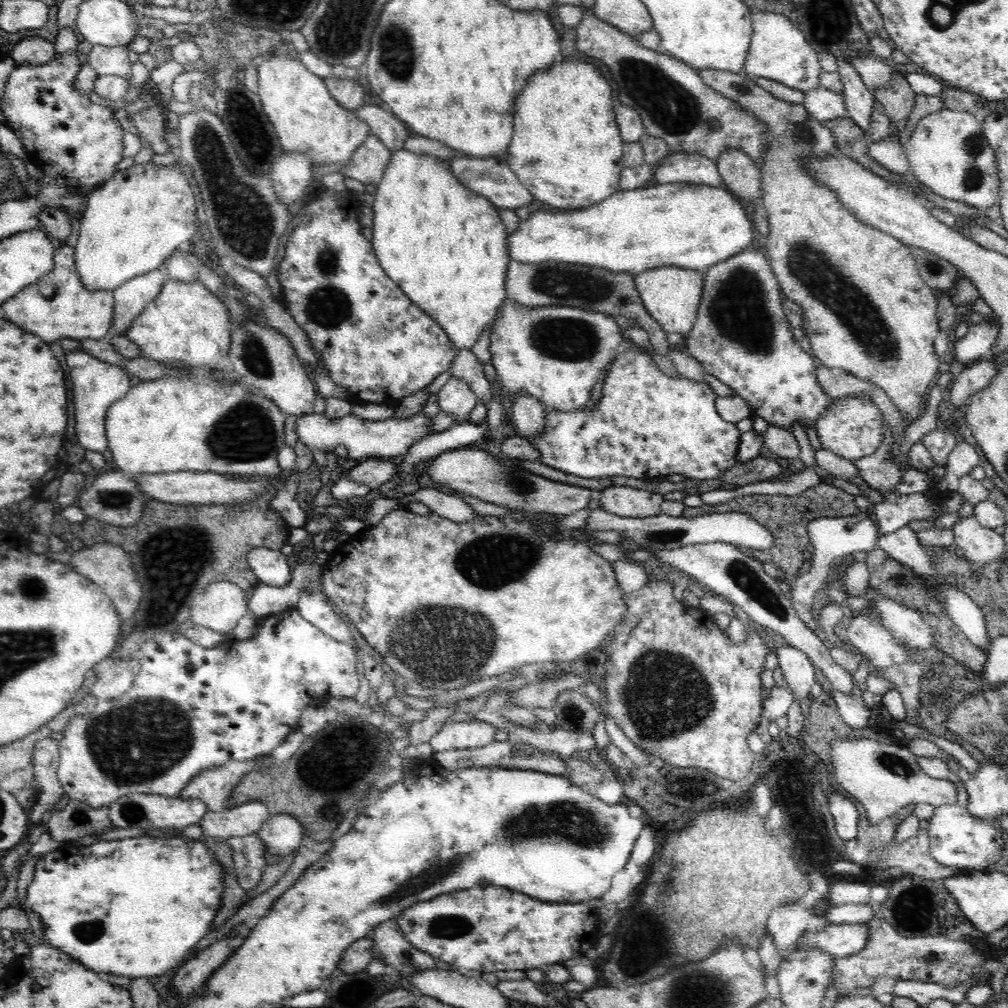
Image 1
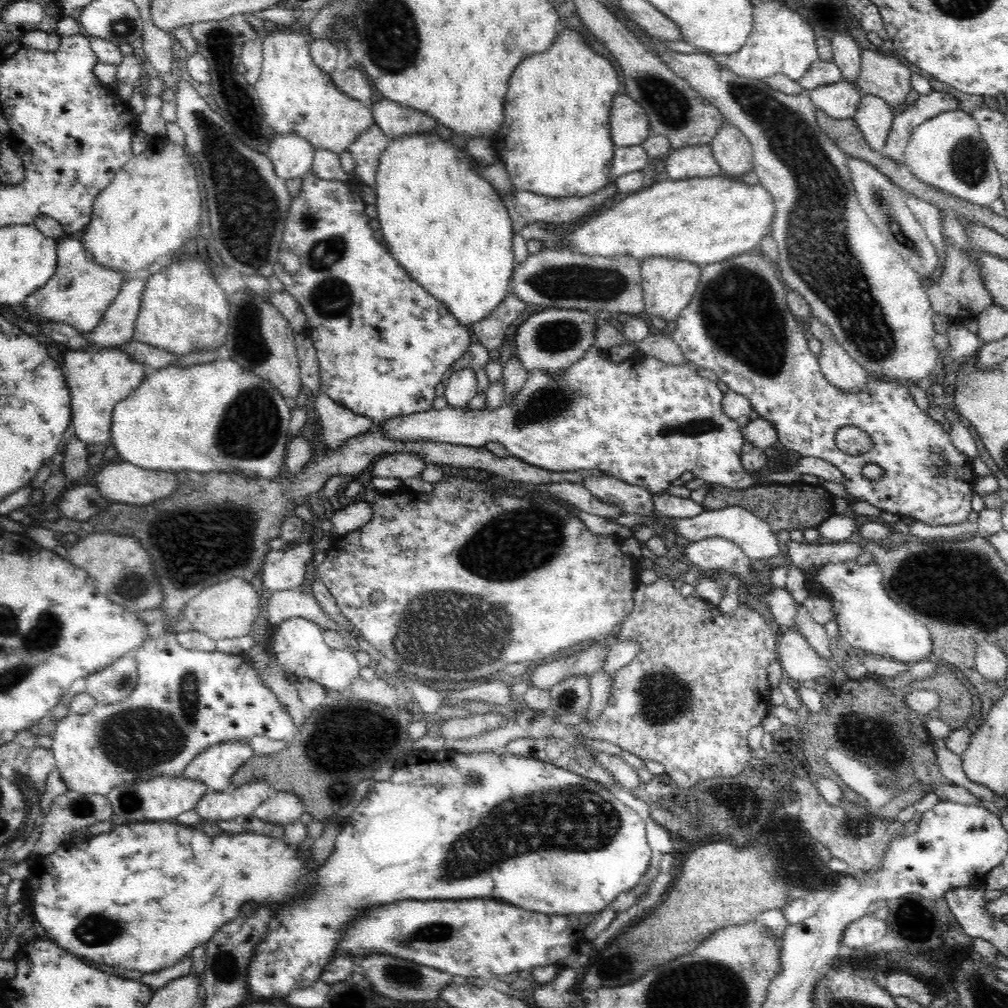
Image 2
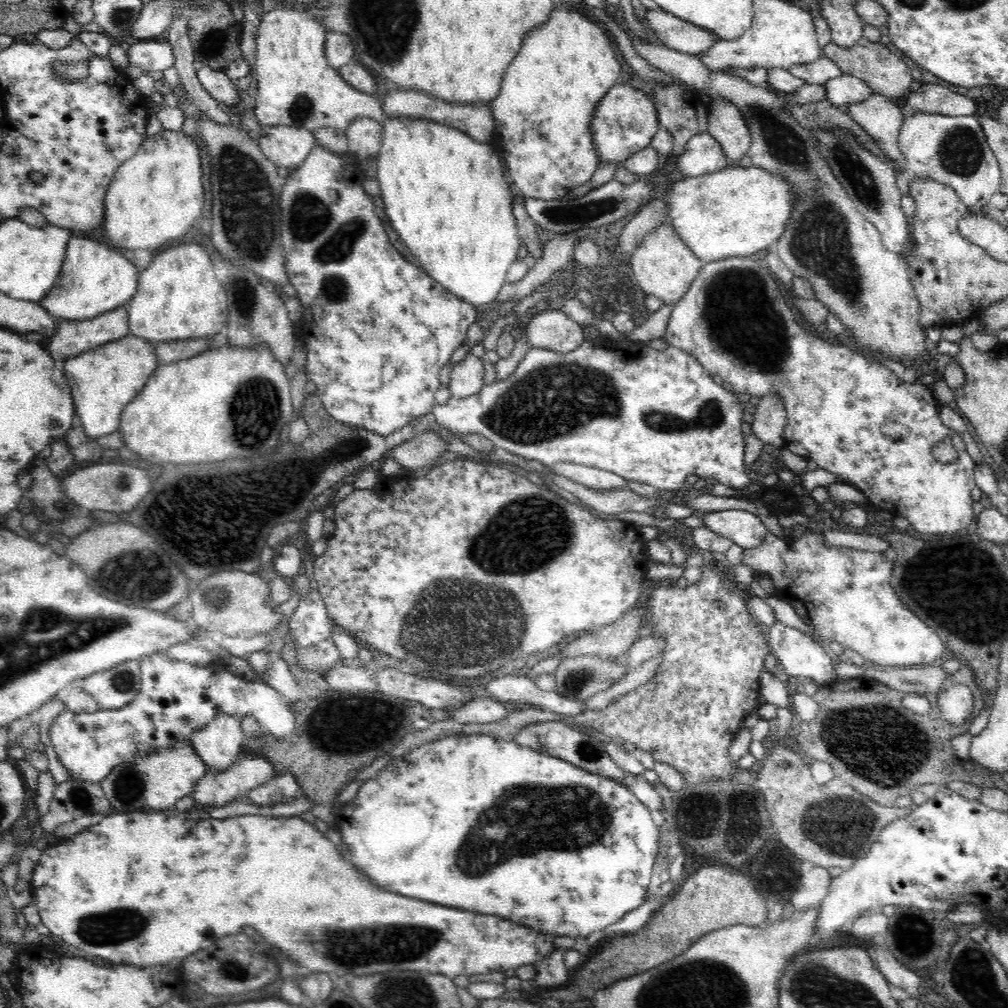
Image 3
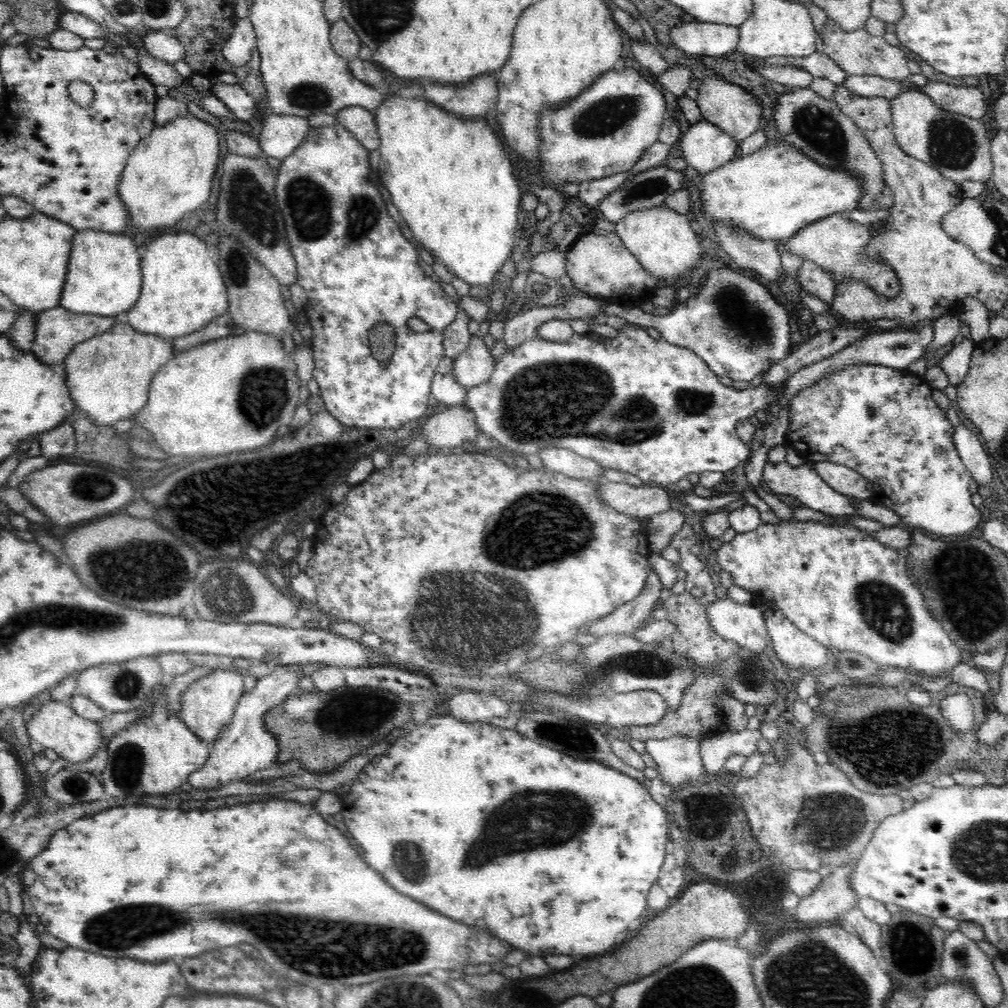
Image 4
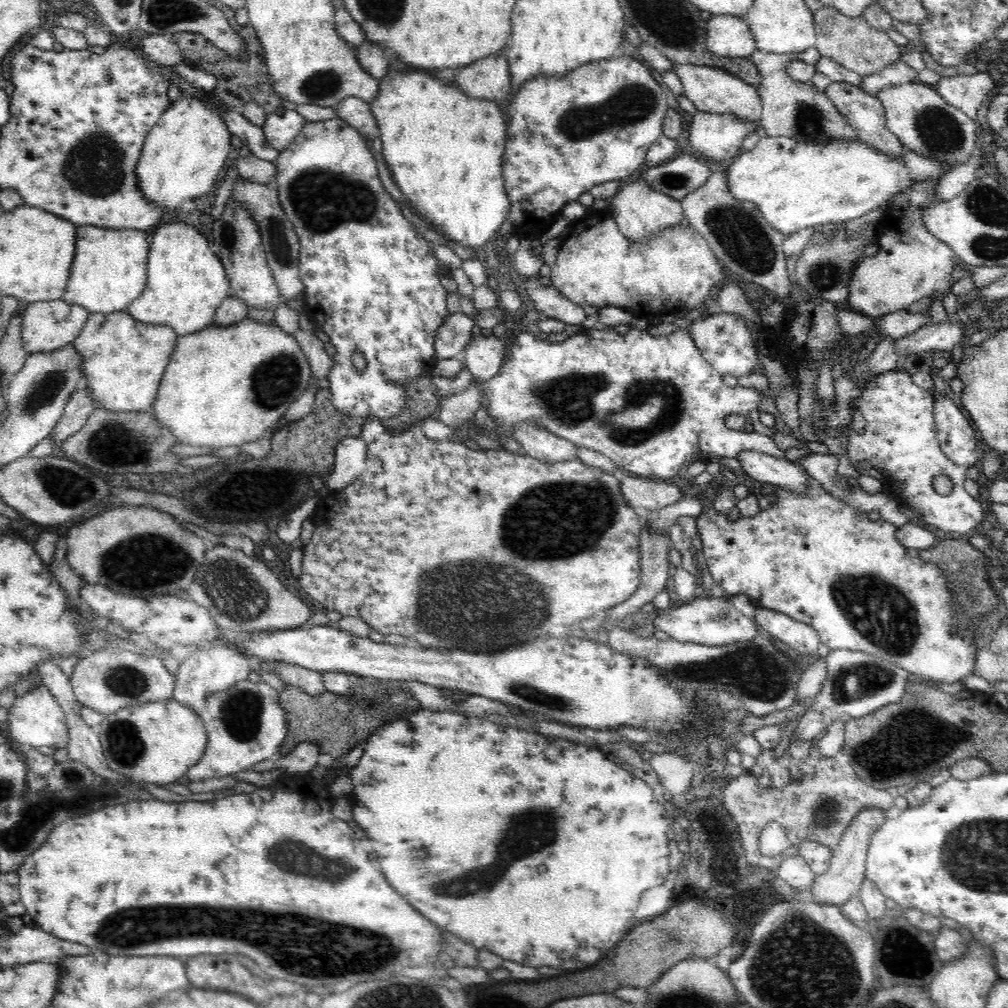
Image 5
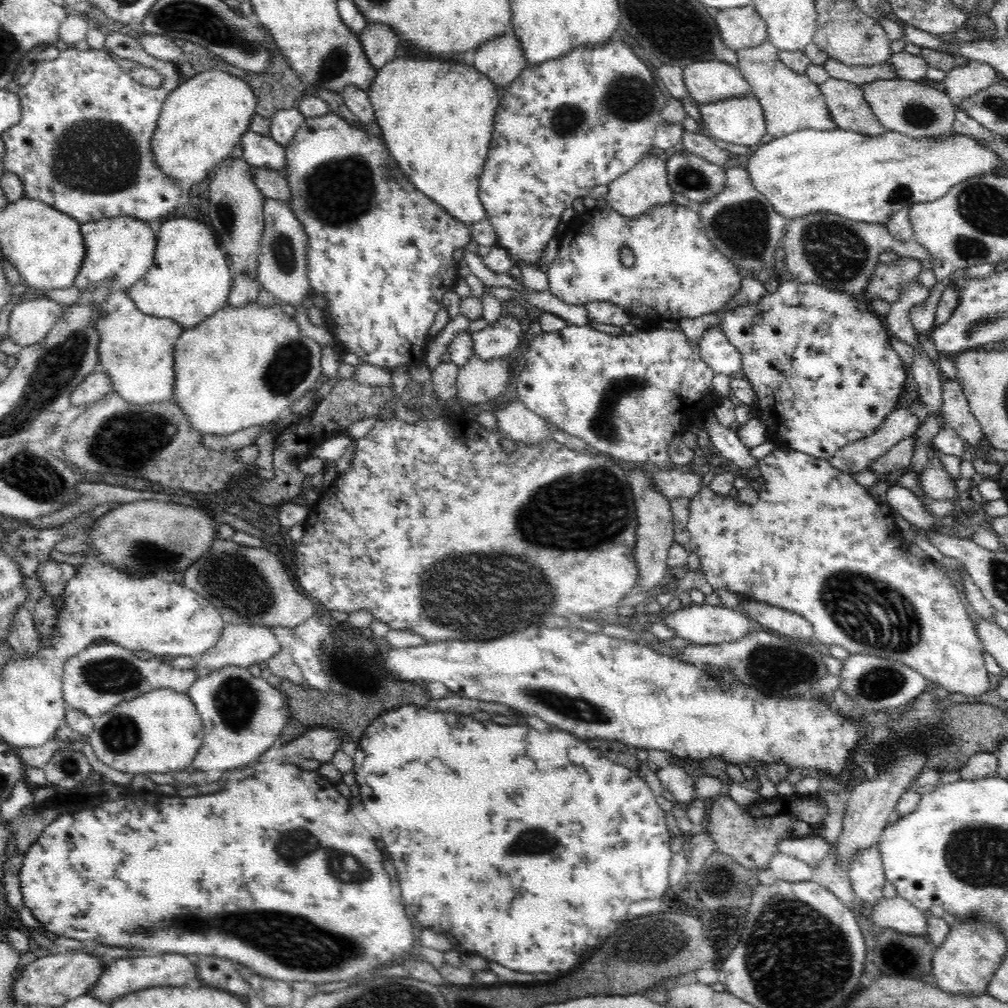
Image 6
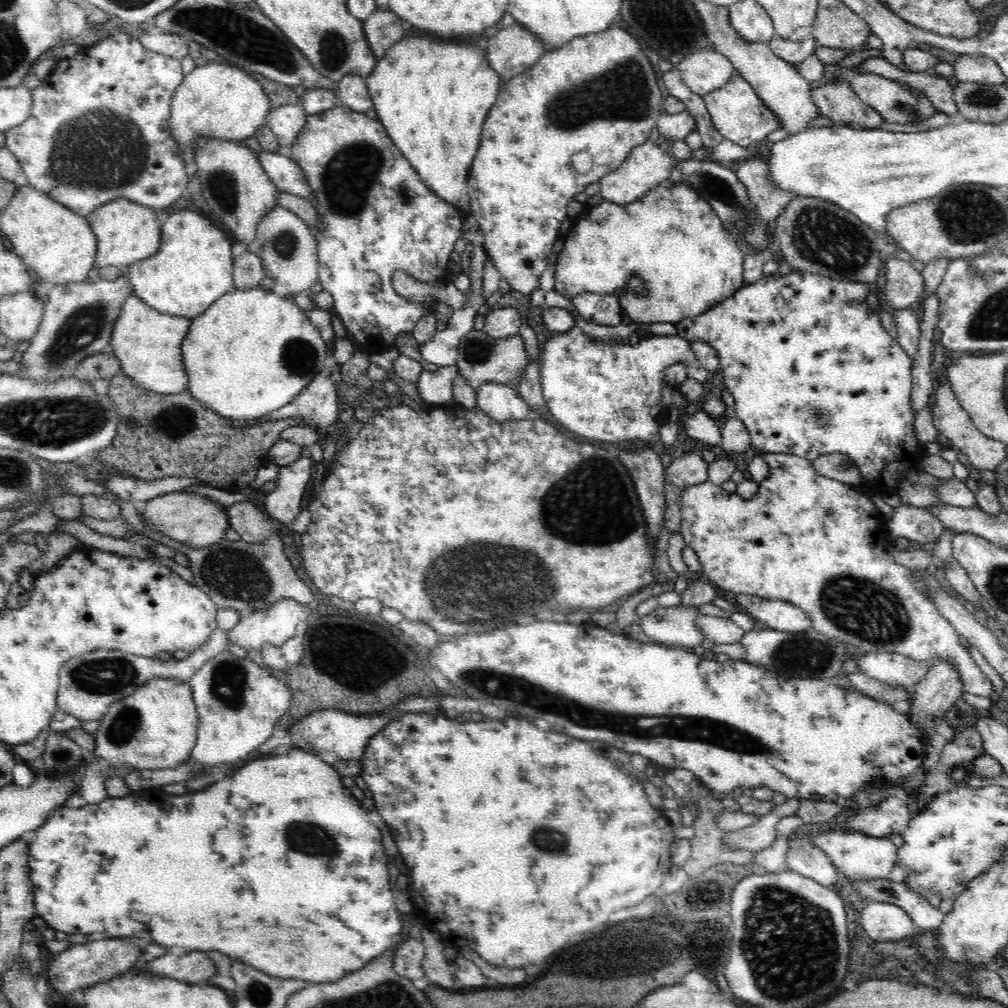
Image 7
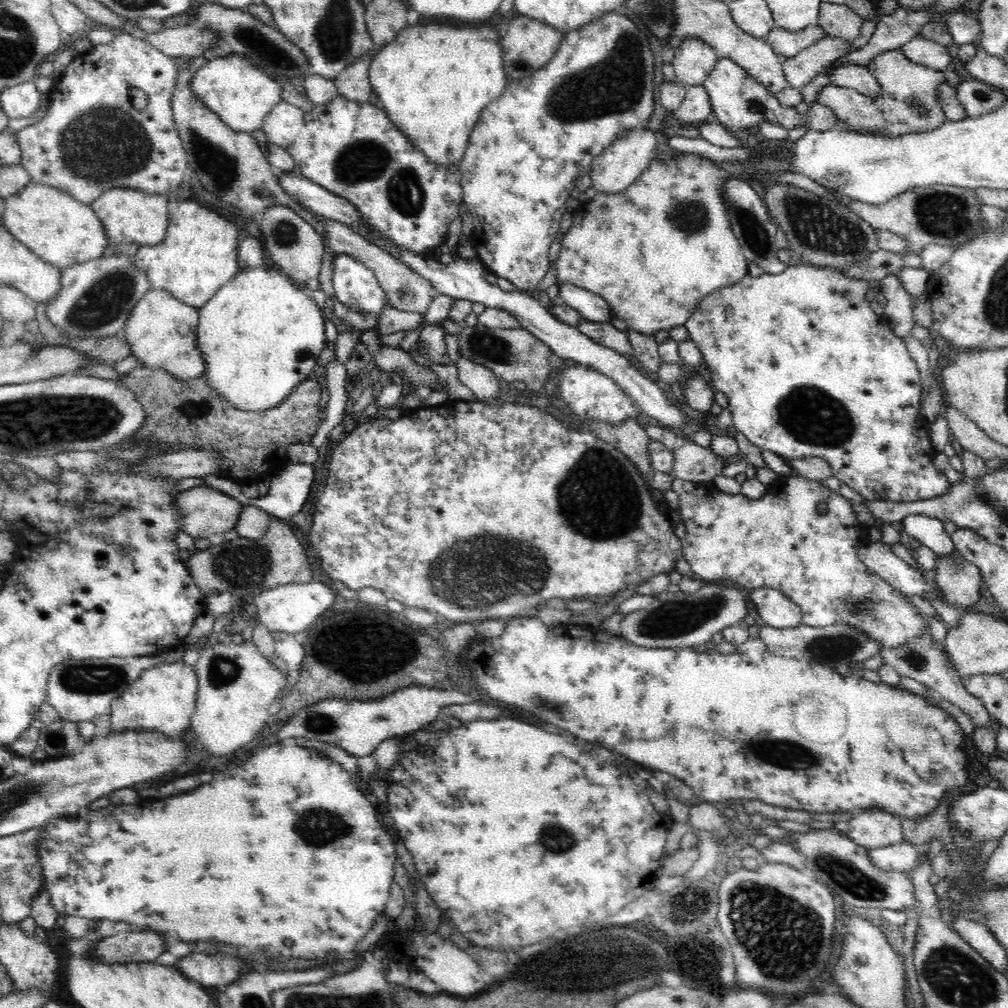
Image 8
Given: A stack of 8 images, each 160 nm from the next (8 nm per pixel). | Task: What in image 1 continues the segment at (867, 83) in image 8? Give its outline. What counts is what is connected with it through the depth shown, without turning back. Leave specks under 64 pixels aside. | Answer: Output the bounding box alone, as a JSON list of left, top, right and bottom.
[905,109,999,210]

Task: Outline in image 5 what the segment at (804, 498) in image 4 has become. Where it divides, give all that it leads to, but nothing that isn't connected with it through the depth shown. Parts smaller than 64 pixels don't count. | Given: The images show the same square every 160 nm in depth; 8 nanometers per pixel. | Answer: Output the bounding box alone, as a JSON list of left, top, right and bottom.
[736,450,809,496]

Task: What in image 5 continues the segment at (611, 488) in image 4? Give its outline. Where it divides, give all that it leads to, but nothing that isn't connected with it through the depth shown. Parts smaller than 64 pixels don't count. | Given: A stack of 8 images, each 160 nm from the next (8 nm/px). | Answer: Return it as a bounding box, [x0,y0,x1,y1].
[617,474,683,512]

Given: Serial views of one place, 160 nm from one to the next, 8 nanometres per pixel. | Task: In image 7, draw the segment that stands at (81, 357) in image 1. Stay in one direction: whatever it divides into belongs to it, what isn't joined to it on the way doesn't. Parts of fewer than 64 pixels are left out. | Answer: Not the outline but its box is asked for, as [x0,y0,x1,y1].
[110,296,192,394]

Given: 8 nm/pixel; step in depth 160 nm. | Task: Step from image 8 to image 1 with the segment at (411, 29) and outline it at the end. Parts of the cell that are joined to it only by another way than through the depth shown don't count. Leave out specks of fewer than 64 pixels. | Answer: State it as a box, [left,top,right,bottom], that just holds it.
[371,148,509,351]

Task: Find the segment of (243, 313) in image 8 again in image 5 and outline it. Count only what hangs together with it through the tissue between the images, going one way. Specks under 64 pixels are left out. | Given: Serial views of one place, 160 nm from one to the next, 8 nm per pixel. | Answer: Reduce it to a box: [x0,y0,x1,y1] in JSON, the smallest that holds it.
[150,318,312,450]

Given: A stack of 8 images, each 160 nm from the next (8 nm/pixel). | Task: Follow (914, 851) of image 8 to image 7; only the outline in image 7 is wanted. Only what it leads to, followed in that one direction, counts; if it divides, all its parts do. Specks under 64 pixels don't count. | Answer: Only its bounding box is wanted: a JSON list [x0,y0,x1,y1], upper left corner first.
[811,829,898,882]

